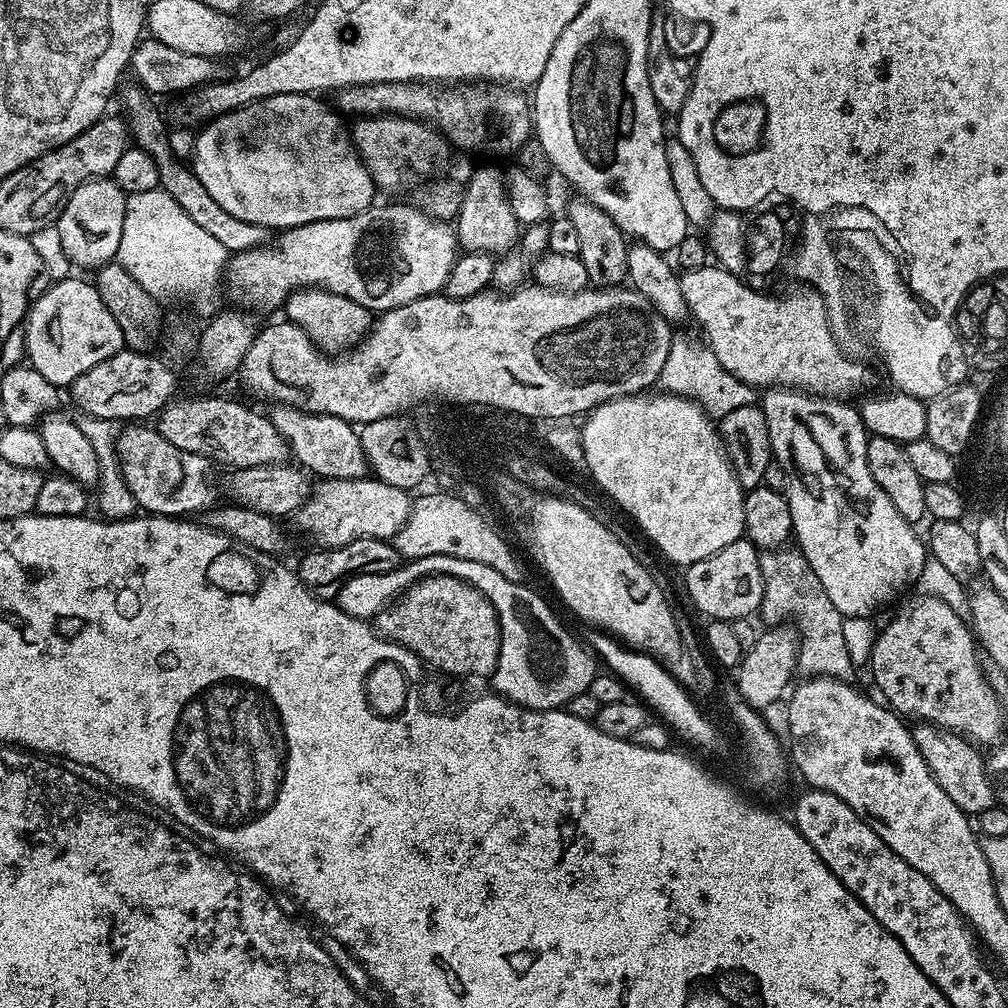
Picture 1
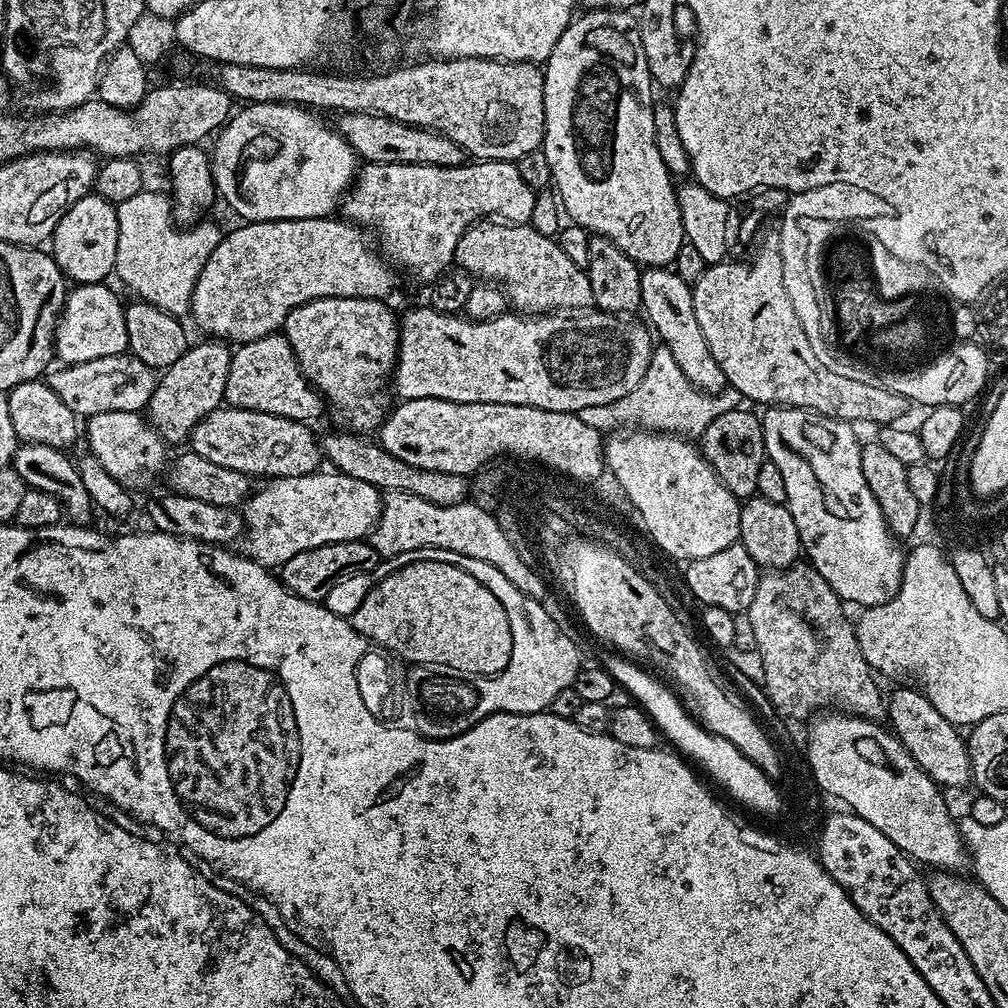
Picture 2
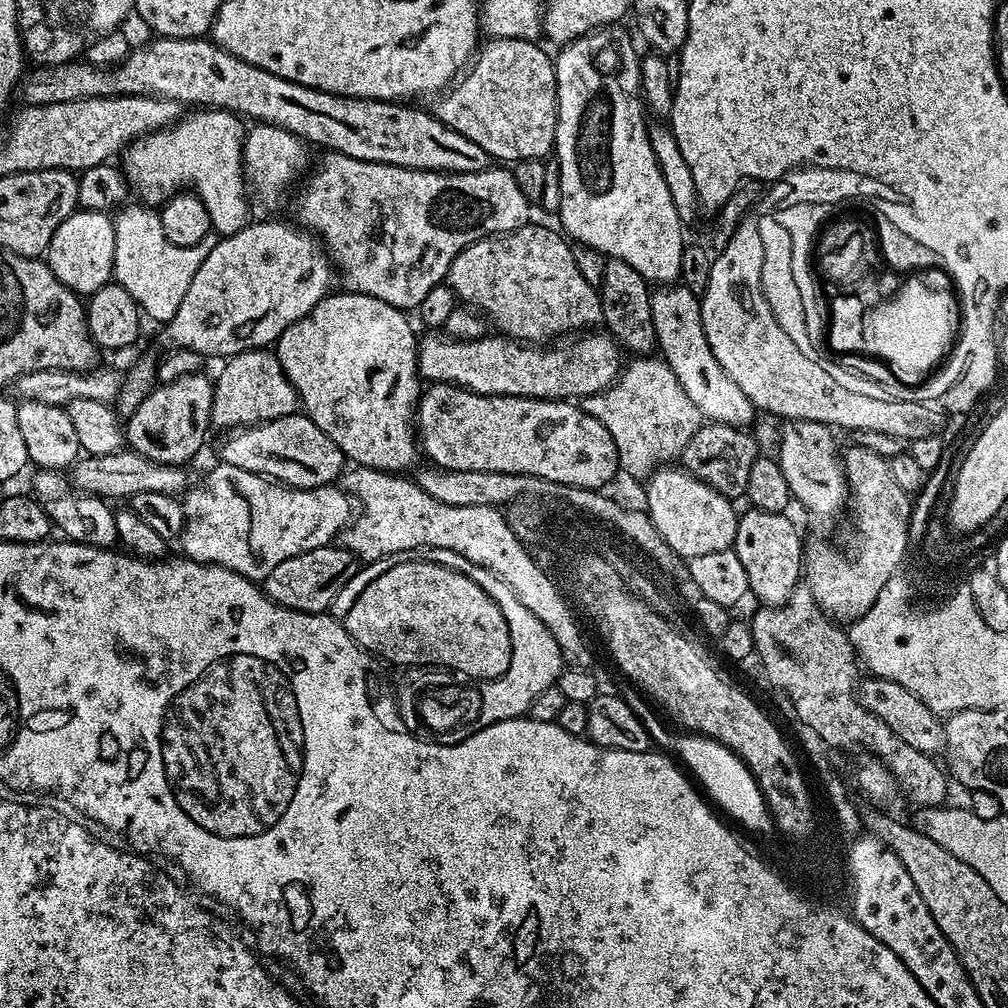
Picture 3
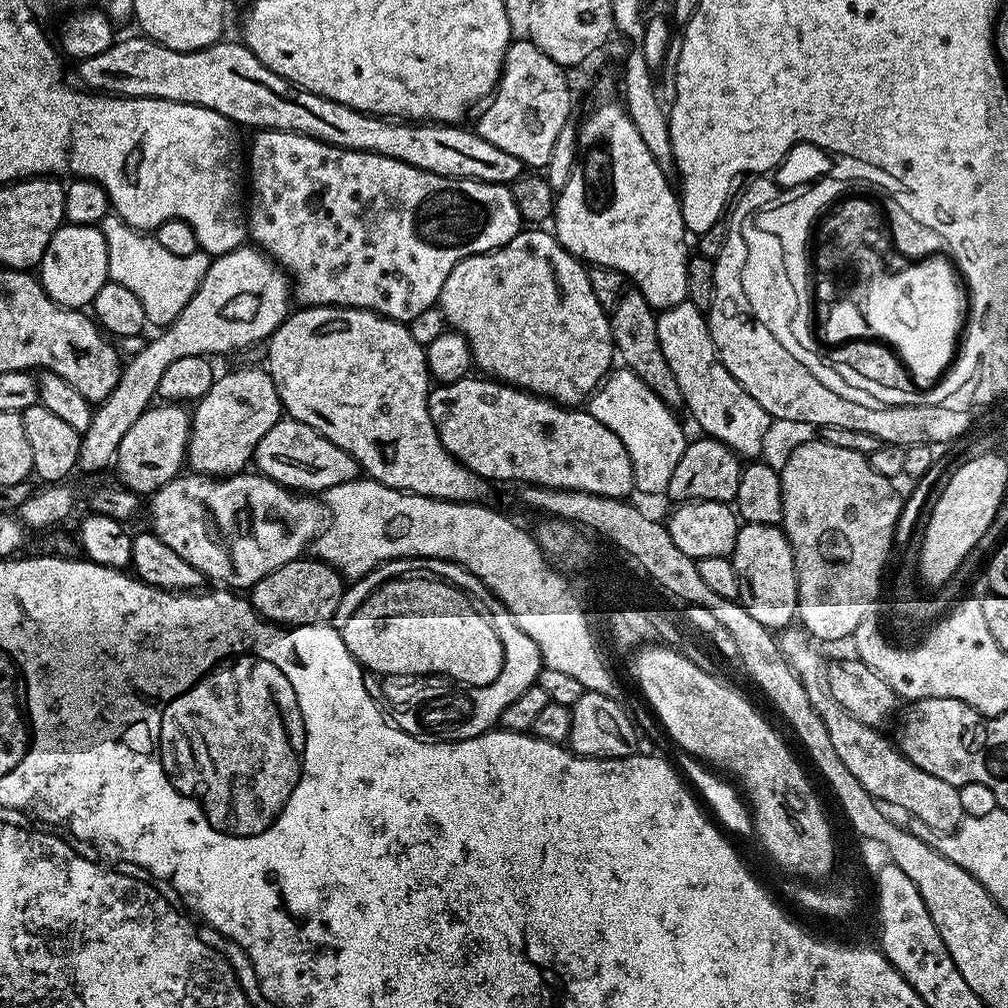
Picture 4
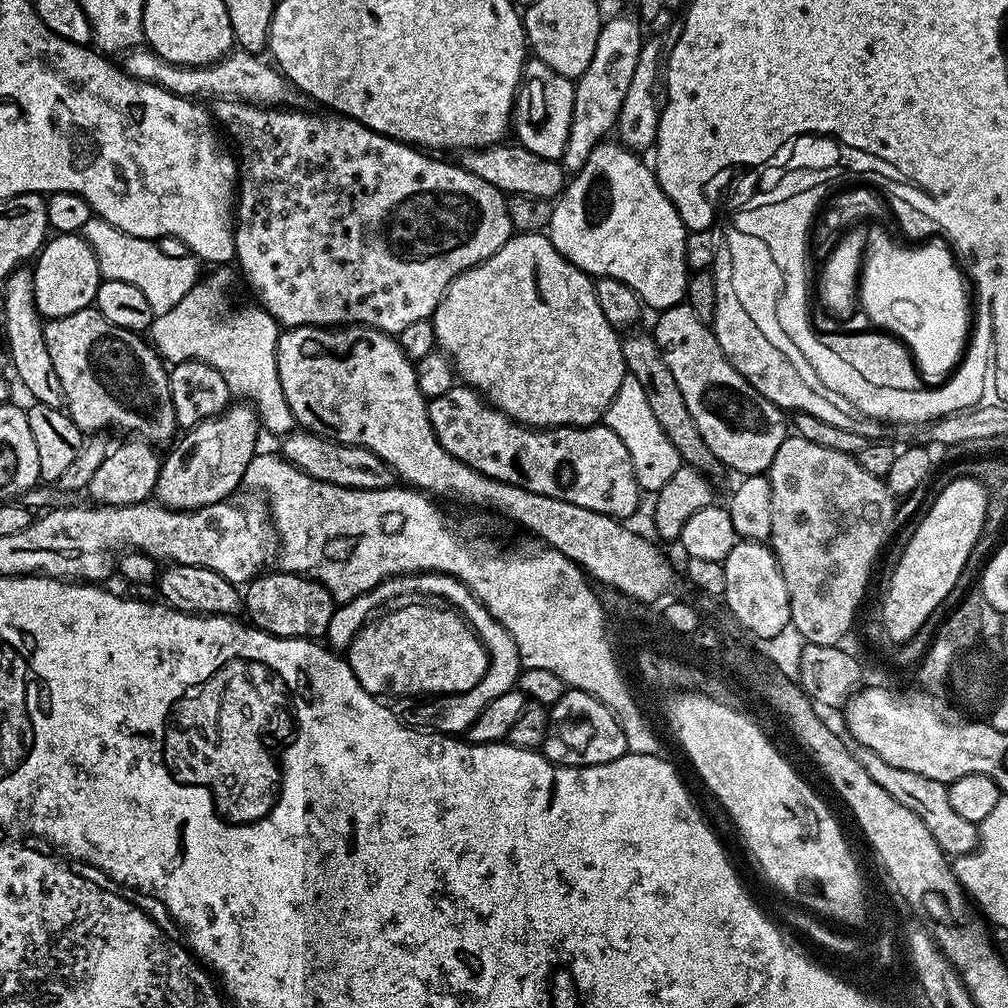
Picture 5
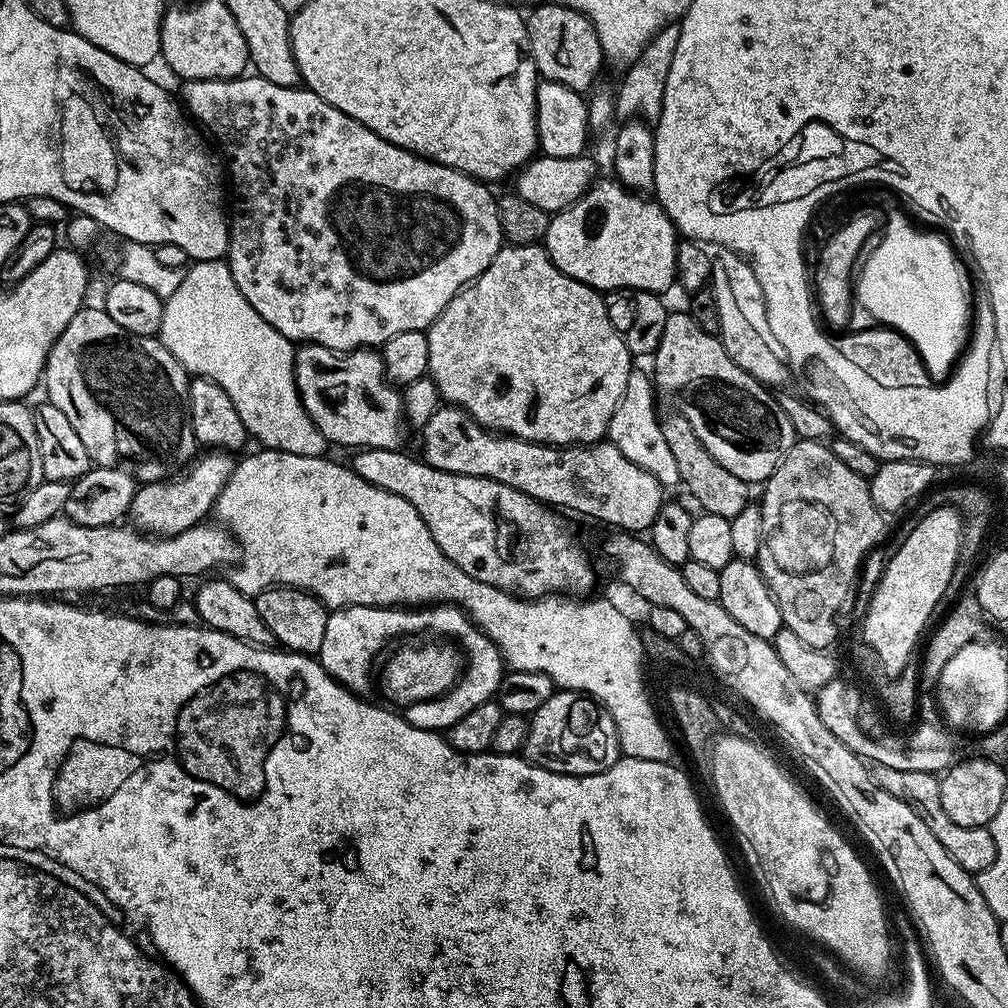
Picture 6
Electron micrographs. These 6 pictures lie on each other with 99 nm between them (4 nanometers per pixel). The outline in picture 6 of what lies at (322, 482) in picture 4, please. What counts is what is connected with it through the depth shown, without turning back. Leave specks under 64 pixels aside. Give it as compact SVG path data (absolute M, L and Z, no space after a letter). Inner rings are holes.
M361 448L350 460L350 467L366 482L406 498L406 502L410 502L426 522L438 550L442 550L454 566L466 570L466 574L470 574L470 578L478 578L478 582L498 586L521 598L591 593L588 591L596 576L592 573L588 552L576 541L571 526L560 517L563 515L559 511L522 494L522 490L514 490L514 486L506 486L490 478L450 474L430 466L422 458L416 457L415 460L404 451L400 448Z

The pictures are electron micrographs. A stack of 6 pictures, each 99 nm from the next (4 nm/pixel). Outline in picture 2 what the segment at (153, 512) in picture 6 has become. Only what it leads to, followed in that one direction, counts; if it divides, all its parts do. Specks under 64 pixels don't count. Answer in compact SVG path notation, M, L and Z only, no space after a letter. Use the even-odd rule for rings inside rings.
M283 334L258 338L233 351L230 374L226 374L225 401L233 408L258 410L282 418L312 422L326 408L319 392L308 383L296 361L294 350Z

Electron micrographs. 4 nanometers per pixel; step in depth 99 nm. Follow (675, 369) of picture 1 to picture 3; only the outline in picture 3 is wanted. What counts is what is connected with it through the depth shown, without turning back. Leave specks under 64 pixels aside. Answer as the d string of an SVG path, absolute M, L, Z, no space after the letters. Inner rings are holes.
M636 358L632 365L625 367L616 377L613 384L598 394L585 396L582 407L586 414L598 418L606 430L610 430L610 438L614 438L614 446L618 446L618 458L623 475L633 476L641 482L647 481L661 468L679 461L682 450L686 450L686 442L694 438L700 429L702 417L698 406L690 402L686 390L682 390L682 382L674 378L674 370L660 358Z

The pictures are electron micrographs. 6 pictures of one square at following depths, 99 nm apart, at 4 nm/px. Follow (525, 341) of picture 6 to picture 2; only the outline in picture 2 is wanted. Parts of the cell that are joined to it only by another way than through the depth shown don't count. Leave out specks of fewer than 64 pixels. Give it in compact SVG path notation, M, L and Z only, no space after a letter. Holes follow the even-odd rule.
M485 218L472 224L466 230L466 234L458 238L454 260L459 267L470 273L477 281L491 282L503 288L509 305L517 313L552 314L557 310L588 310L593 307L590 278L587 271L574 266L574 262L570 262L570 258L562 254L562 246L553 237L540 233L530 223L510 224L493 222Z

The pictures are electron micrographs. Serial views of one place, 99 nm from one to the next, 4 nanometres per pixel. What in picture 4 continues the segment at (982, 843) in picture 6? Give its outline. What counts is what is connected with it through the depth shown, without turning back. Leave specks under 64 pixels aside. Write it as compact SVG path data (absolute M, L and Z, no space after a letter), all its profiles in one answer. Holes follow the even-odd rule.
M789 626L779 633L778 639L782 654L800 675L813 706L820 711L826 730L830 730L830 742L834 745L838 759L846 765L846 770L850 770L850 774L854 774L854 778L858 778L858 782L862 782L865 790L878 802L893 804L908 812L911 818L922 818L930 830L953 832L965 817L959 787L950 782L942 782L942 778L934 778L934 774L926 774L926 770L918 770L918 766L903 756L889 737L888 741L883 736L885 733L881 729L866 726L866 722L858 722L858 718L834 703L822 683L826 676L826 660L820 657L816 649L819 647L803 627Z

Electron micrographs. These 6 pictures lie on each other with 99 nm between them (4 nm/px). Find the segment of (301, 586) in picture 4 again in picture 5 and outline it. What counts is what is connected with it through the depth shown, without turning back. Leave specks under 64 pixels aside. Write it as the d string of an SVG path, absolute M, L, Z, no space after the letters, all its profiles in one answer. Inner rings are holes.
M272 571L257 575L243 589L242 608L245 613L248 611L247 619L272 636L315 641L327 637L330 618L338 607L330 590L326 590L324 584L311 580L308 576L299 576L296 572Z

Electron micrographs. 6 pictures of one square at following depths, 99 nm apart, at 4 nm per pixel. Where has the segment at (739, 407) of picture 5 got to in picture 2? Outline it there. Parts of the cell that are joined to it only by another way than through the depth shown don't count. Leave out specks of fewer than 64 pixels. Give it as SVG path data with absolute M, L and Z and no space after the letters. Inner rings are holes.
M668 266L644 268L640 274L640 281L642 282L640 307L643 315L654 329L659 343L668 348L670 354L674 354L678 366L682 366L682 374L686 374L686 378L690 378L690 382L694 382L698 390L722 391L726 387L722 366L714 362L714 354L710 354L710 346L706 346L706 334L702 334L702 326L698 326L698 317L694 315L692 284L678 278L676 271Z

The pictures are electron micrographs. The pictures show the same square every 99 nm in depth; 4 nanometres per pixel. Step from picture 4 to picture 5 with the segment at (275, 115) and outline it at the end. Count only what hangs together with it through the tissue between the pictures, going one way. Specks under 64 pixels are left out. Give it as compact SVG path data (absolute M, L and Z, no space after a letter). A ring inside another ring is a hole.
M147 46L133 48L122 56L122 67L135 80L142 82L150 82L162 86L167 92L173 92L179 96L189 98L201 98L200 96L212 96L211 98L227 98L230 100L246 100L249 104L258 104L261 106L280 106L285 102L288 92L290 93L290 85L283 75L267 59L261 58L259 55L245 52L243 50L233 51L224 57L223 60L217 60L215 64L210 64L202 68L187 68L181 64L171 64L163 60L157 52L153 52ZM501 142L489 148L474 148L459 153L458 163L470 174L490 182L500 192L513 196L537 196L551 201L559 197L566 187L566 172L555 160L547 160L534 155L530 150L515 143Z

